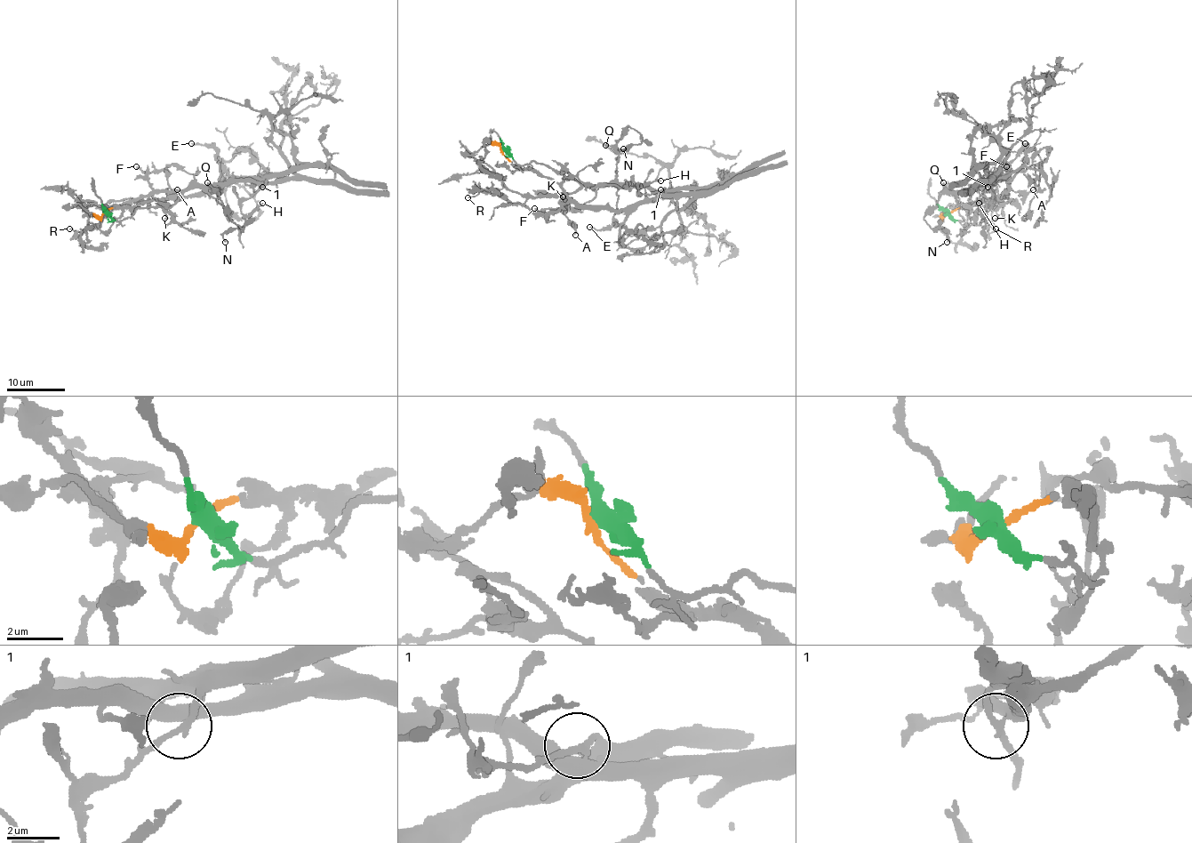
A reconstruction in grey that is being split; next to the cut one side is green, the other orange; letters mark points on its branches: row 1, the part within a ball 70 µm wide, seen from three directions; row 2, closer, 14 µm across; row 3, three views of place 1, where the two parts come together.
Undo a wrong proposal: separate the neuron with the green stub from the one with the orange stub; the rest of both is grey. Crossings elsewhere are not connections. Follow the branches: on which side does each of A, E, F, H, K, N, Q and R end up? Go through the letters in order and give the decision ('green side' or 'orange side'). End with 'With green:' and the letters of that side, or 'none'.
A: orange side
E: green side
F: orange side
H: orange side
K: orange side
N: green side
Q: green side
R: orange side
With green: E, N, Q

